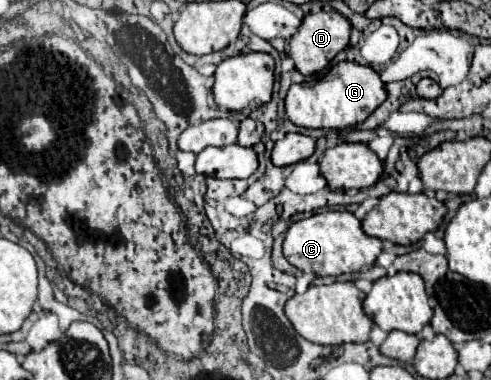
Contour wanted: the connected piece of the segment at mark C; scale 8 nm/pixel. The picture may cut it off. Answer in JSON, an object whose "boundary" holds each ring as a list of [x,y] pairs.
{"boundary":[[[320,212],[300,222],[294,222],[284,238],[286,260],[302,272],[312,272],[316,276],[340,276],[362,270],[374,264],[382,252],[382,240],[368,236],[362,230],[360,220],[350,212]]]}

